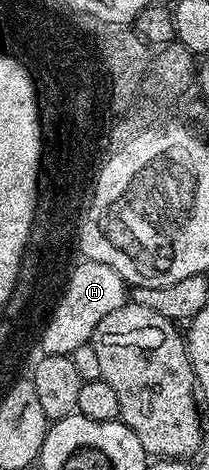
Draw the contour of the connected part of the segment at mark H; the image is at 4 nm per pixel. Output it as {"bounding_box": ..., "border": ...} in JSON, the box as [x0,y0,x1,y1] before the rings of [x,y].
{"bounding_box":[40,259,128,356],"border":[[[90,259],[82,262],[78,269],[76,268],[69,273],[64,284],[62,293],[65,303],[62,303],[62,307],[58,309],[53,323],[50,324],[50,329],[40,336],[43,348],[41,351],[45,355],[69,356],[72,350],[76,350],[76,346],[91,343],[96,326],[100,326],[100,322],[104,318],[108,318],[108,314],[112,314],[112,310],[127,303],[128,285],[114,276],[112,272],[104,267],[94,267]]]}

